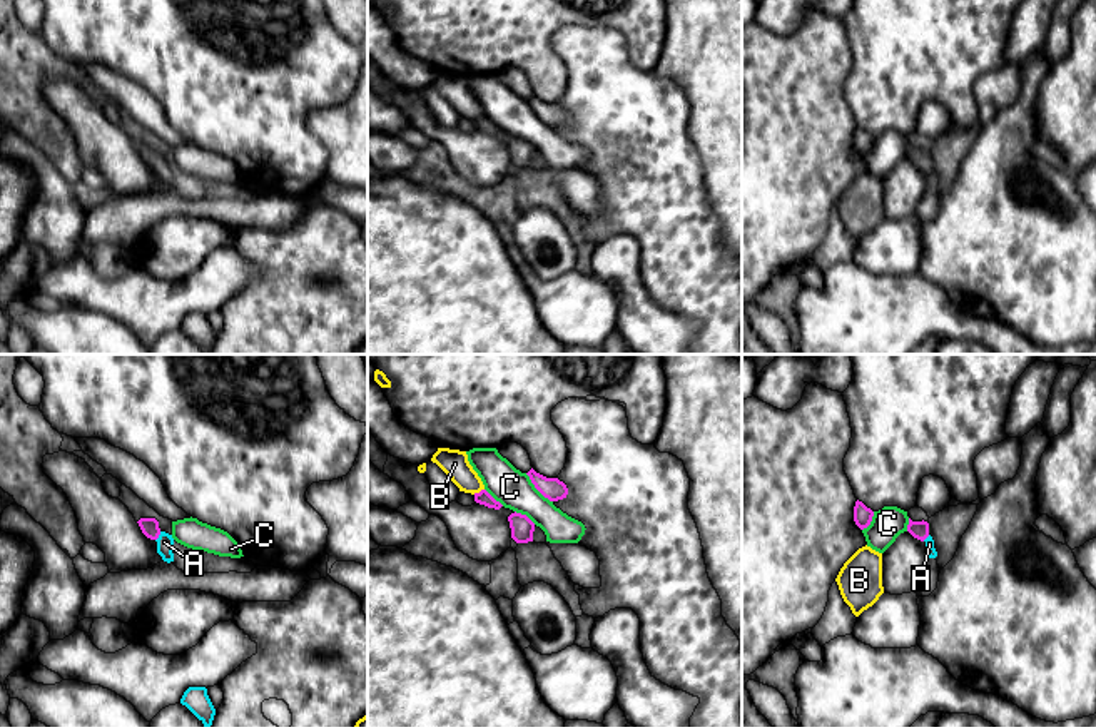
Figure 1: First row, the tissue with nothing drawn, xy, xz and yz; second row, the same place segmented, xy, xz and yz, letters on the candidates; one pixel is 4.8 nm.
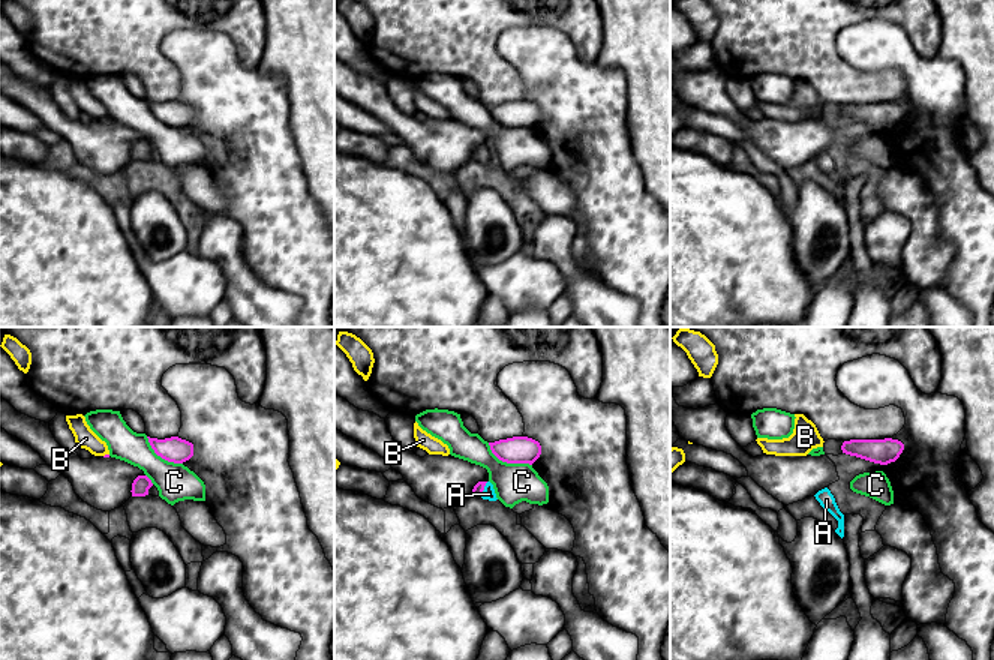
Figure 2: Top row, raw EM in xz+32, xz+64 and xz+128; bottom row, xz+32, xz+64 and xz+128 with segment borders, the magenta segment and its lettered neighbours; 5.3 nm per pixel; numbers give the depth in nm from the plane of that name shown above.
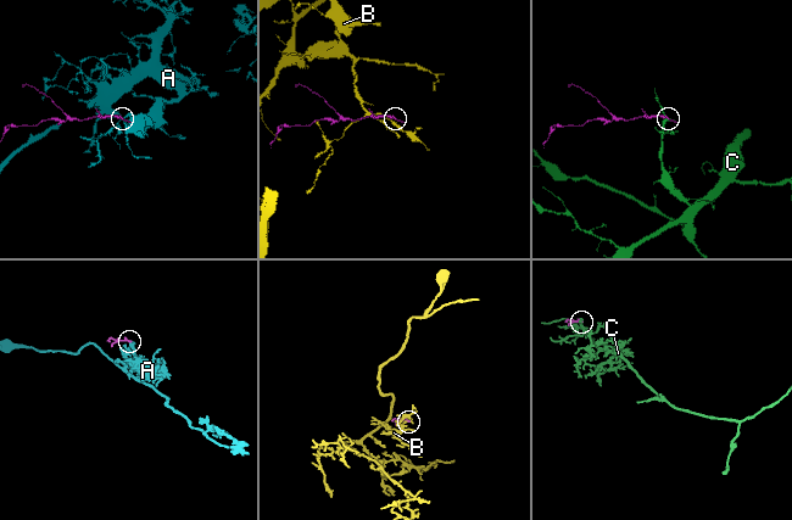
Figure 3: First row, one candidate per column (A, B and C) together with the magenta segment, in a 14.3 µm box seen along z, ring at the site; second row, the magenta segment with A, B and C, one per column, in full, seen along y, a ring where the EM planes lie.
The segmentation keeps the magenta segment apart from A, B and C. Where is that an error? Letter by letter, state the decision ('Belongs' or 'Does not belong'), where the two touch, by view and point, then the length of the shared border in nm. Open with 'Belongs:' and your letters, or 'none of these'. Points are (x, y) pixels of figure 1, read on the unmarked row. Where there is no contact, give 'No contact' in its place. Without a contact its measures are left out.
Belongs: A
A: Belongs. Touches magenta at xy (157, 162). Shared border 50 nm
B: Does not belong. Touches magenta at xz (480, 117). Shared border 60 nm
C: Does not belong. Touches magenta at xz (537, 114). Shared border 190 nm

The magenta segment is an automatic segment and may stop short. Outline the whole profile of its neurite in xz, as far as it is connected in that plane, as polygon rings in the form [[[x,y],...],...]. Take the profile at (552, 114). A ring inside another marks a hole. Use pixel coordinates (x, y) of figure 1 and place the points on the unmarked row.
[[[533,94],[526,99],[535,110],[535,114],[550,127],[558,127],[566,124],[568,114],[558,104],[546,104],[536,99]]]

